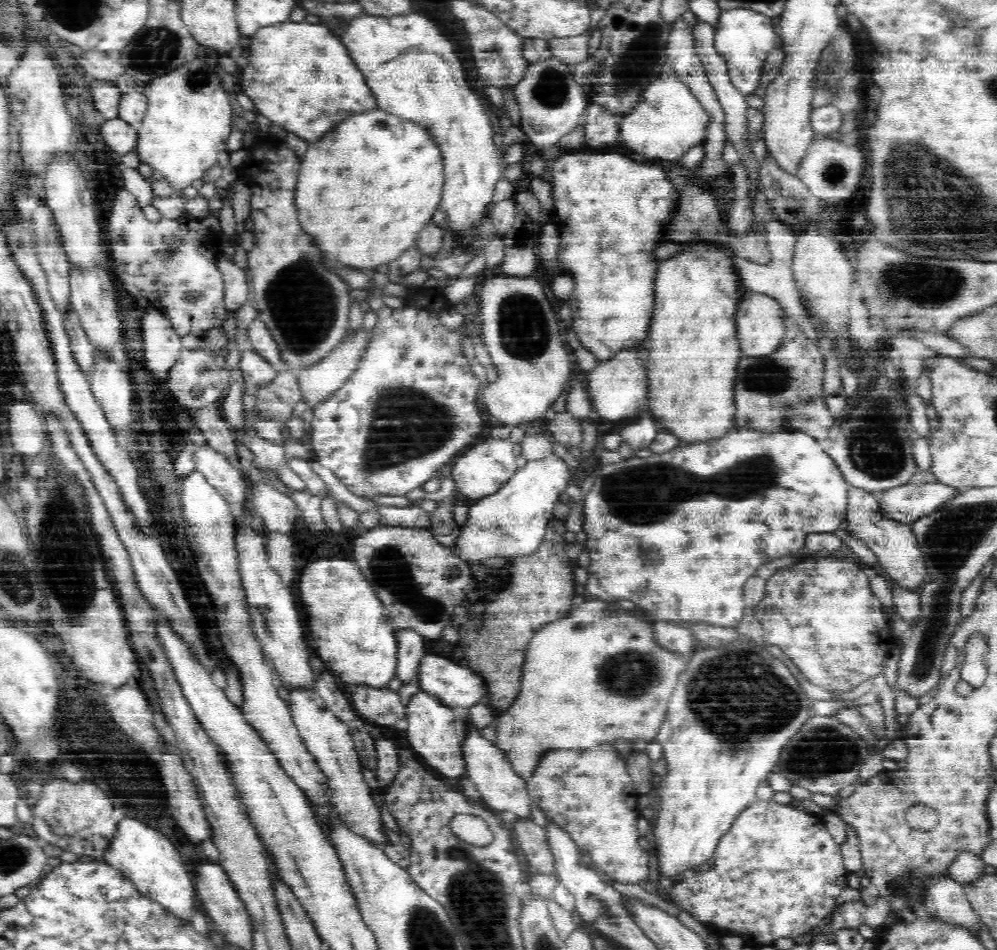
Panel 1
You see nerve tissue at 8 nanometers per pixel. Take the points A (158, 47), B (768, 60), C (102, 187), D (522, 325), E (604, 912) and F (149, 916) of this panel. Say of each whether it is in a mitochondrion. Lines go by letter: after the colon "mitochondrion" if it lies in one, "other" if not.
A: mitochondrion
B: other
C: other
D: mitochondrion
E: mitochondrion
F: other

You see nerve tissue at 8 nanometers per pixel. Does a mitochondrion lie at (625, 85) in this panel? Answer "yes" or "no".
yes

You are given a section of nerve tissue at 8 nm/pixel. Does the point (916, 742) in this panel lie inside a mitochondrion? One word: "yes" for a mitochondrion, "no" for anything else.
no

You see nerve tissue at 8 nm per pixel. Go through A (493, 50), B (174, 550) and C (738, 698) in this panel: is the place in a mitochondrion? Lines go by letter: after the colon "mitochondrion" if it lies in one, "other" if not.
A: mitochondrion
B: other
C: mitochondrion

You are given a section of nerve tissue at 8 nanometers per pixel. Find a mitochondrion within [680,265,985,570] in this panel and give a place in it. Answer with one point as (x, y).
(871, 450)

